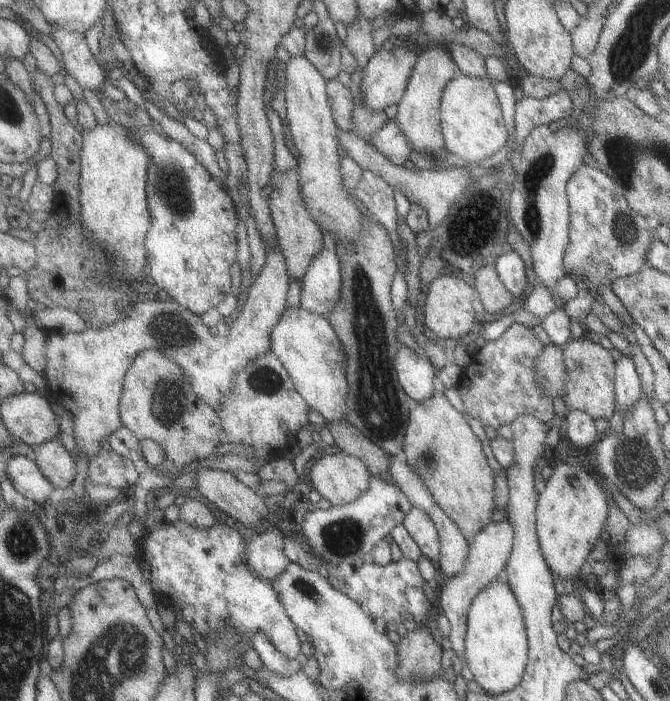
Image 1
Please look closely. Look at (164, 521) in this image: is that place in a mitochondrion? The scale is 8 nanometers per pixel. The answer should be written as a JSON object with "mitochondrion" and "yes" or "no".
{"mitochondrion":"no"}

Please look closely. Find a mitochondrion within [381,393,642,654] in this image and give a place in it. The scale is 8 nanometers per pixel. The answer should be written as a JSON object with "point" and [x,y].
{"point":[430,458]}

